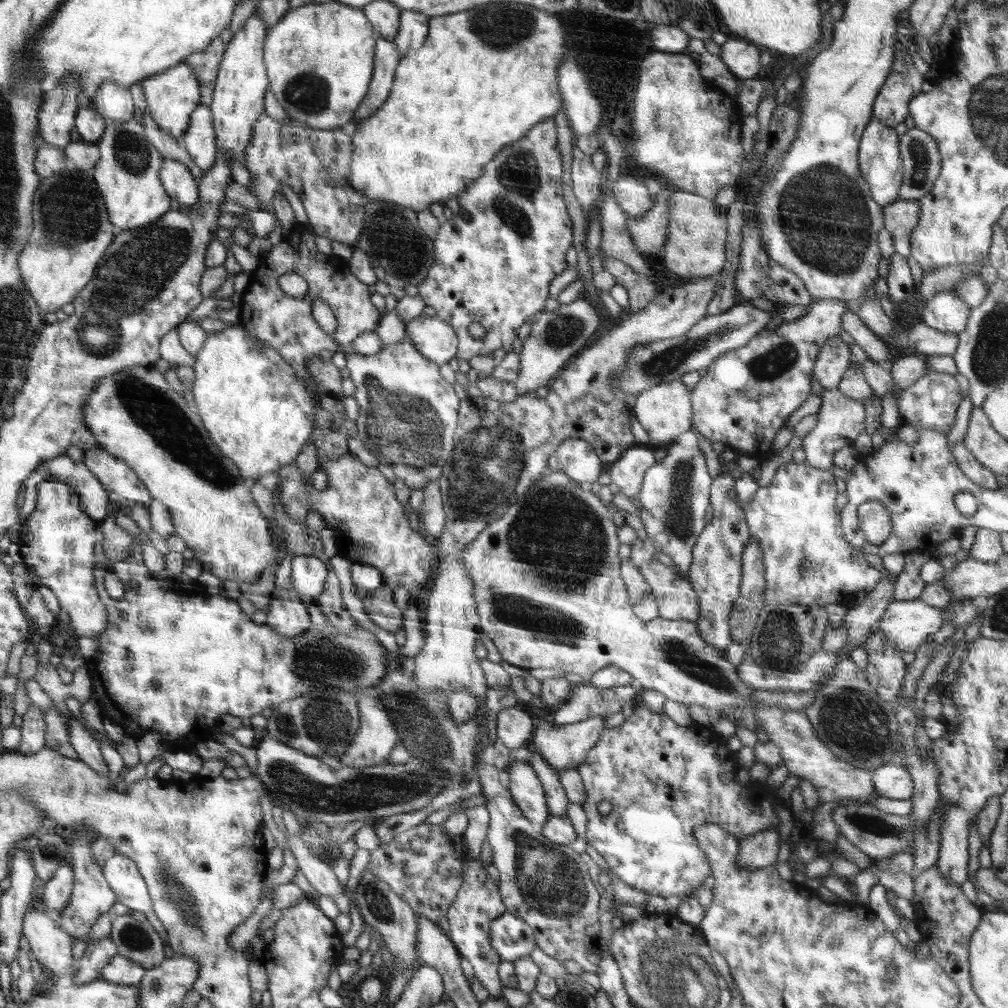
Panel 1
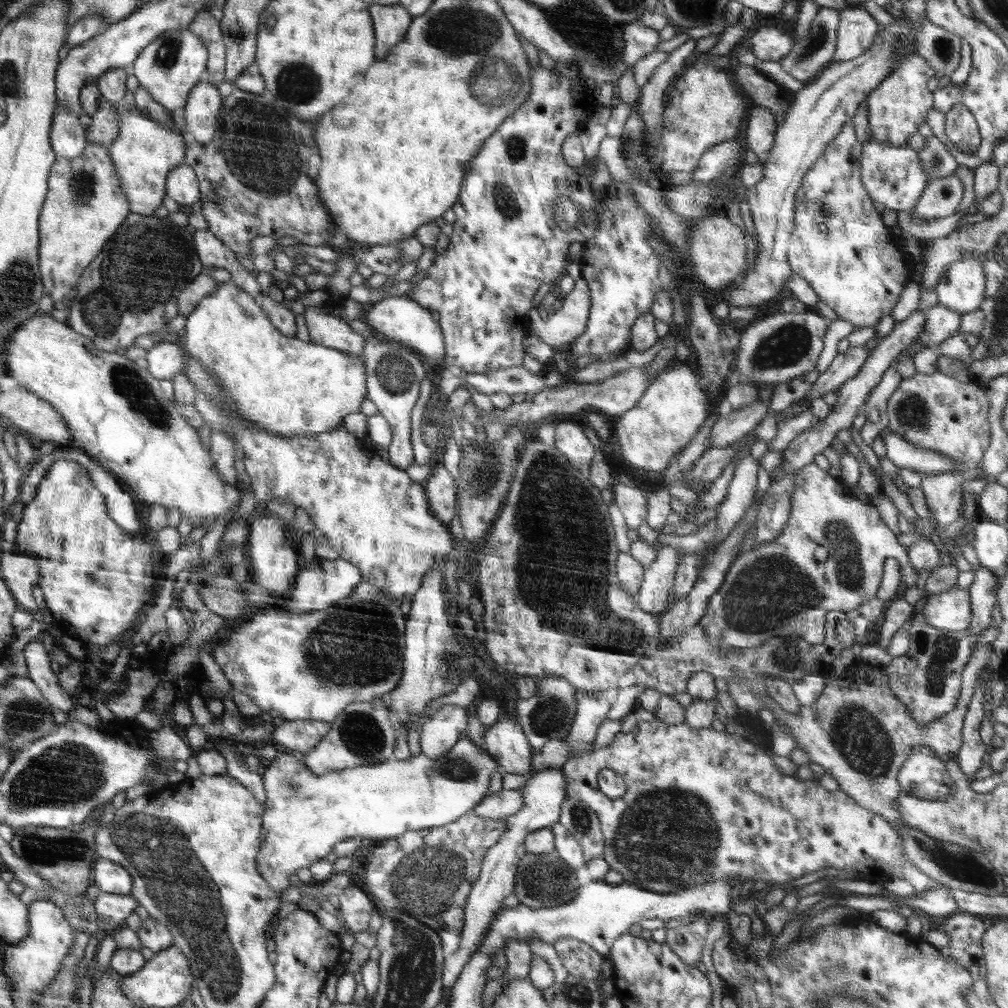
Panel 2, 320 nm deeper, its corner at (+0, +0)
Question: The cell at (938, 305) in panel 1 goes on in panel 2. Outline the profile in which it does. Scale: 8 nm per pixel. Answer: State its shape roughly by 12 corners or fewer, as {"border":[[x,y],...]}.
{"border":[[966,256],[938,281],[938,305],[961,316],[985,299],[983,260]]}

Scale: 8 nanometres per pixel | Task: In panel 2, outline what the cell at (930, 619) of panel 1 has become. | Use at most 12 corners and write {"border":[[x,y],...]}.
{"border":[[968,589],[926,596],[918,607],[935,629],[963,633],[970,626]]}

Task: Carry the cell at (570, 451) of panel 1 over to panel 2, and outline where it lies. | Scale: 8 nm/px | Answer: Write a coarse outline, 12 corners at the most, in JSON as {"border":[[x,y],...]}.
{"border":[[555,425],[555,447],[574,468],[592,464],[594,446],[580,425]]}

